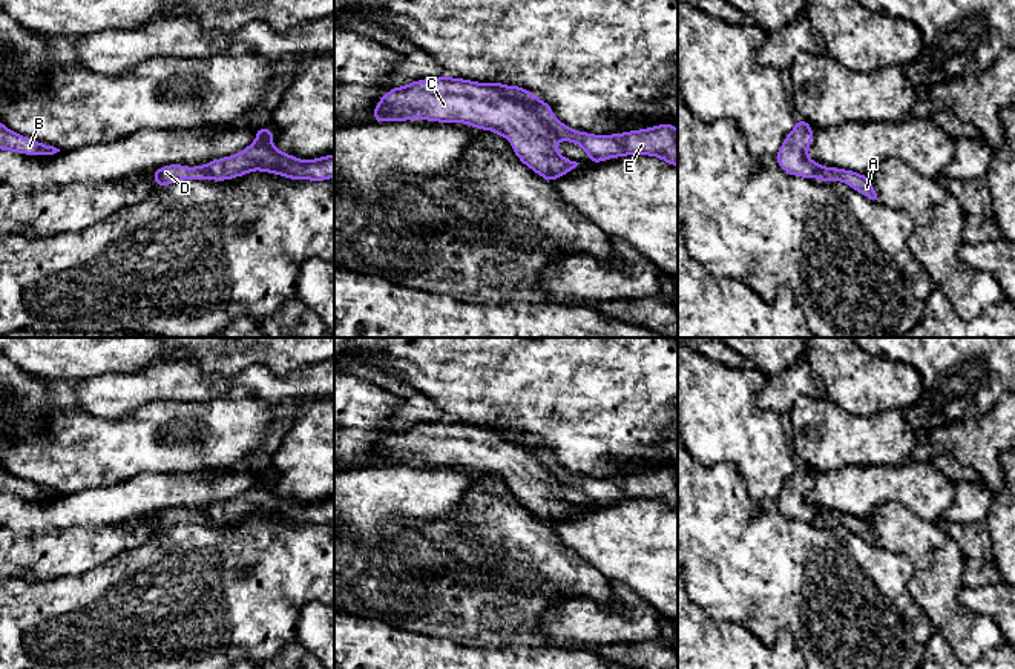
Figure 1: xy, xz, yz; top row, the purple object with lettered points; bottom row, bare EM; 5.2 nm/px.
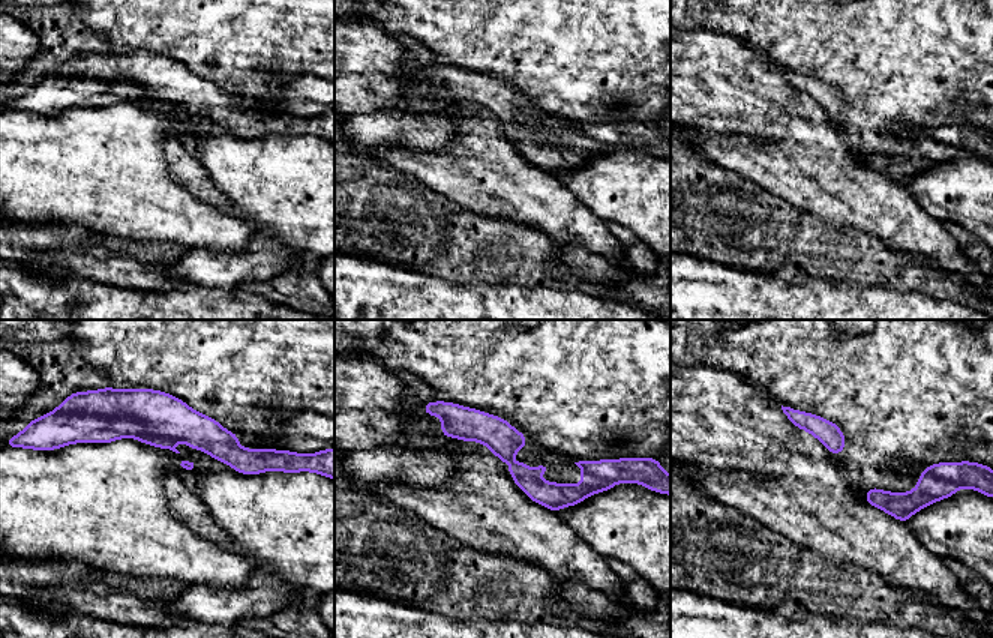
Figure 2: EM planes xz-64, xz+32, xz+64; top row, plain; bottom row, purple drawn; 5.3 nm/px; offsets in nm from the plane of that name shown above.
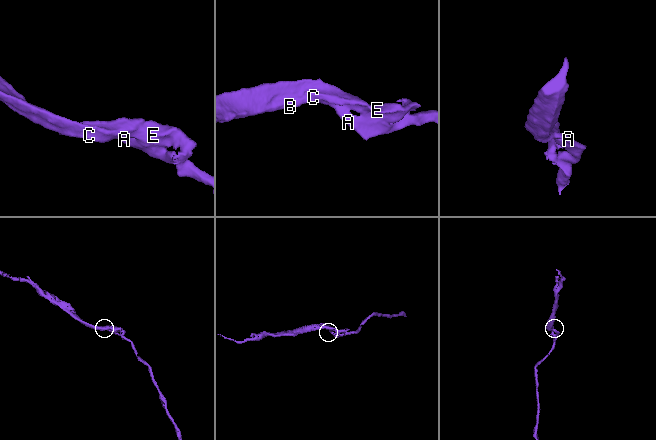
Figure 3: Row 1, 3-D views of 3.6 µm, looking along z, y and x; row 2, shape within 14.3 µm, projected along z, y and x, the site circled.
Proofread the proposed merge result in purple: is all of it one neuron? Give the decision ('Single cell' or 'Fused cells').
Fused cells

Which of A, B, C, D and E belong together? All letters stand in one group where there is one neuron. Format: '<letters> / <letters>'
A B C D / E

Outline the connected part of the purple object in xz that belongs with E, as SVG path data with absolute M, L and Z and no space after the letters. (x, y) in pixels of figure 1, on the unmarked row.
M486 427L506 440L517 443L529 451L537 463L553 477L557 483L580 488L589 499L599 502L618 502L624 499L652 499L659 500L672 509L678 509L678 473L672 466L661 470L630 474L615 479L592 479L572 474L553 460L552 451L538 443L534 437L520 430L504 430L501 427Z

